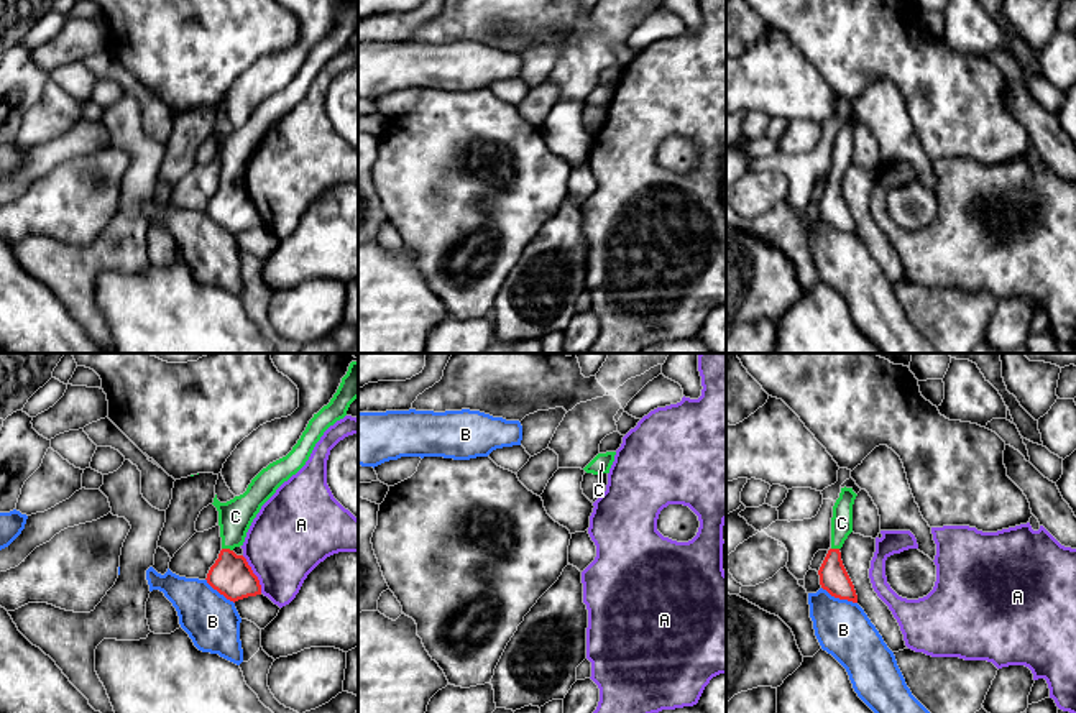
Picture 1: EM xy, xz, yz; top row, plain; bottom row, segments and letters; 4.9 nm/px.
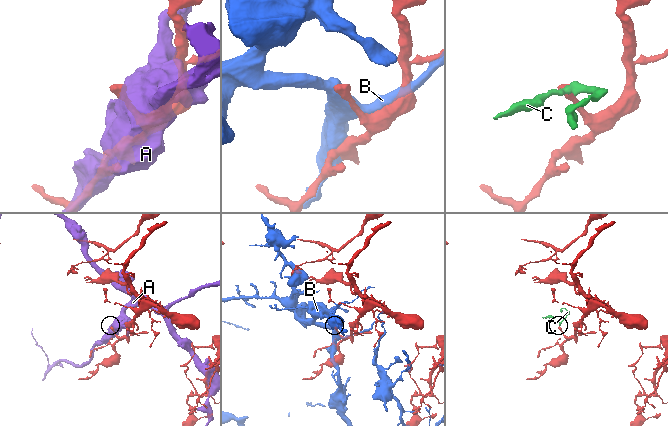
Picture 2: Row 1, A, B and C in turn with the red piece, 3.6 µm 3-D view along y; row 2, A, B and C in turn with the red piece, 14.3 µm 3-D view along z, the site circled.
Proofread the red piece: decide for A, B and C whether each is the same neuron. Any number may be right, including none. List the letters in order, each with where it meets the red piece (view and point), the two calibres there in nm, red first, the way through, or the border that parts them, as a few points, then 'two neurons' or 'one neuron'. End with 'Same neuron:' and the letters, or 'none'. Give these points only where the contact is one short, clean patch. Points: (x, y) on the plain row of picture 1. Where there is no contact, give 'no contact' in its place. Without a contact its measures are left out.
A: contact xy (253, 206); calibres 200 and 380 nm; two neurons
B: contact yz (840, 230); calibres 140 and 280 nm; two neurons
C: contact xy (227, 181); calibres 200 and 170 nm; way xy (230, 207), (227, 181), (235, 148); one neuron
Same neuron: C

